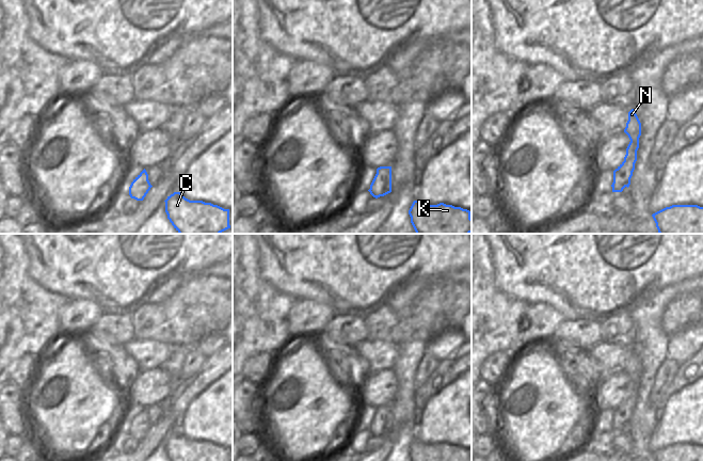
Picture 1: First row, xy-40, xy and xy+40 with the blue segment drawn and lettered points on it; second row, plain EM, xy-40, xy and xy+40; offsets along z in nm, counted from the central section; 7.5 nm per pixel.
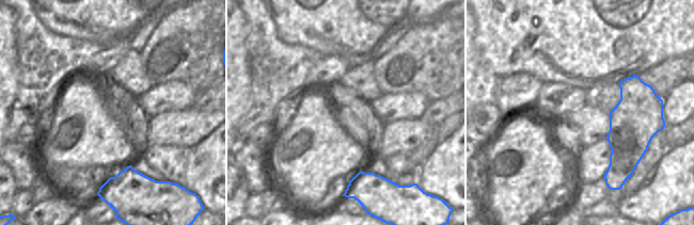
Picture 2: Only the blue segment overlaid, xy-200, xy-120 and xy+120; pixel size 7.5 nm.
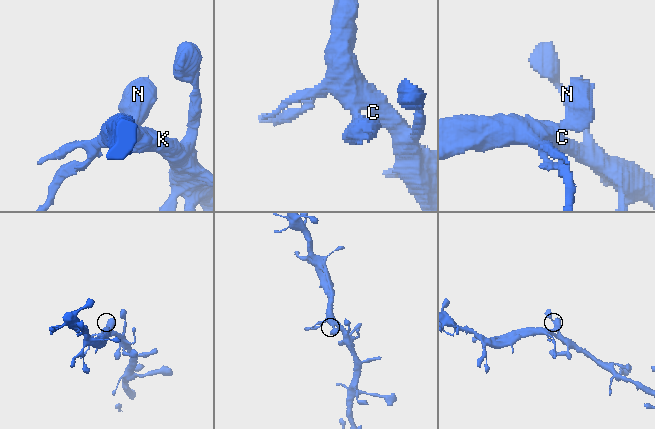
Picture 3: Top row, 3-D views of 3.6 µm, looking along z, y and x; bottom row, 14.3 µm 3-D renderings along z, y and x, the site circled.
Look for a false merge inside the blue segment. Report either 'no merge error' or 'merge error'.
no merge error

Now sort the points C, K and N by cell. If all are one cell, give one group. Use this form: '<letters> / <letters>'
C K N

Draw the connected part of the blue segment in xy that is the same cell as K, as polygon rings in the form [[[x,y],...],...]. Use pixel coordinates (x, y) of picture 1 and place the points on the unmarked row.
[[[414,440],[409,454],[411,461],[472,461],[469,449],[444,442],[425,444]]]

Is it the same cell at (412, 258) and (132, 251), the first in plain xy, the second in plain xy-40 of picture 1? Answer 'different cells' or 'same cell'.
same cell

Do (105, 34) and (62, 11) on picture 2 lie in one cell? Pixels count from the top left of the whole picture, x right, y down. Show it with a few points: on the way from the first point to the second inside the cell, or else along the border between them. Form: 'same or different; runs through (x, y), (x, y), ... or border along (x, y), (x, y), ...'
same; runs through (94, 23), (81, 11), (73, 11)

